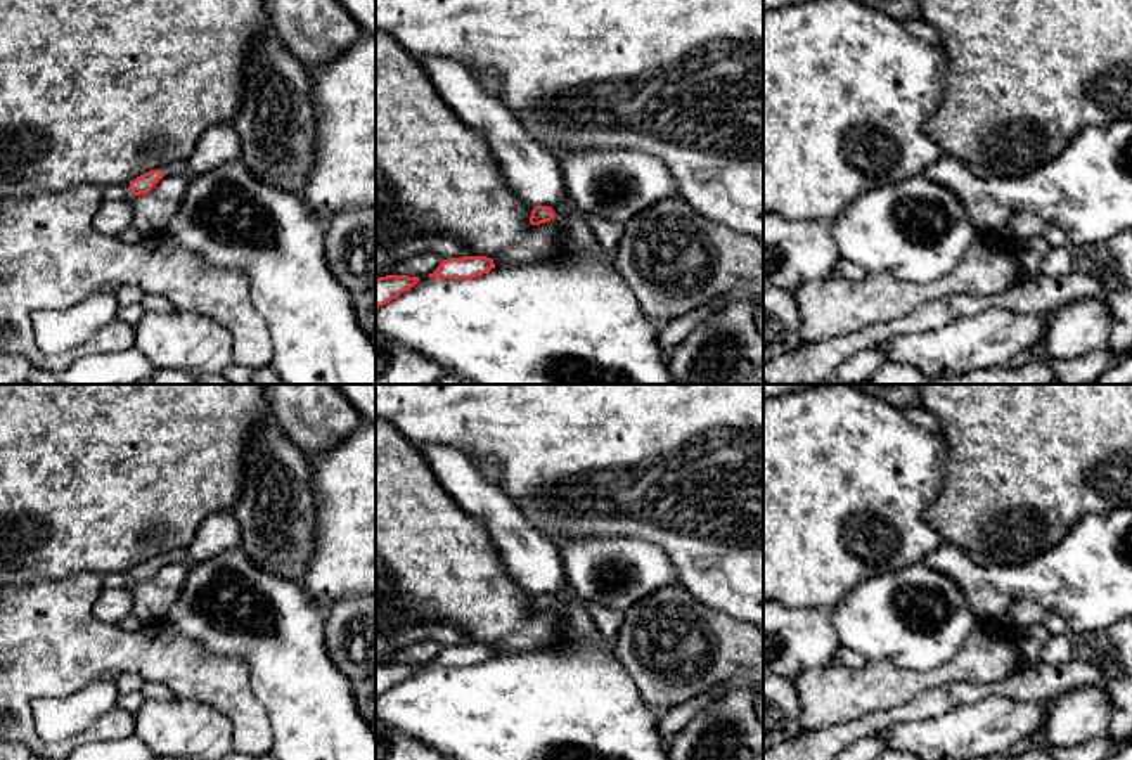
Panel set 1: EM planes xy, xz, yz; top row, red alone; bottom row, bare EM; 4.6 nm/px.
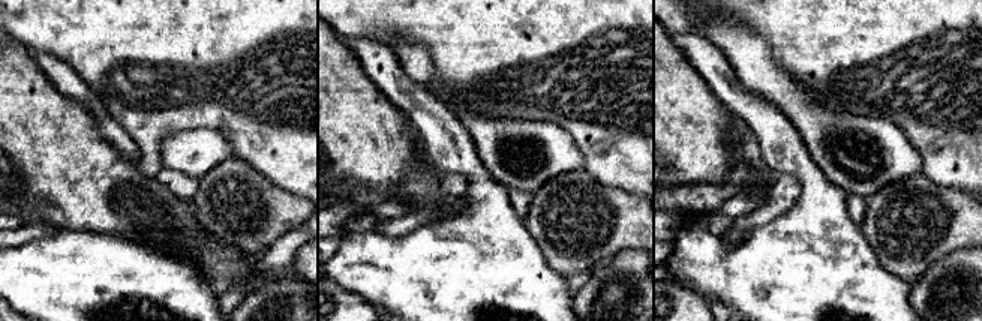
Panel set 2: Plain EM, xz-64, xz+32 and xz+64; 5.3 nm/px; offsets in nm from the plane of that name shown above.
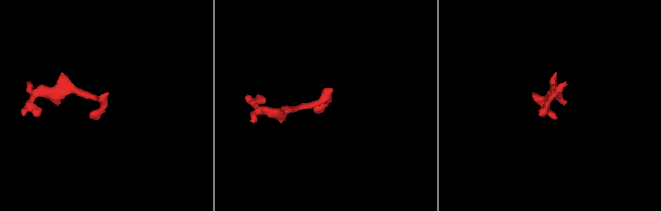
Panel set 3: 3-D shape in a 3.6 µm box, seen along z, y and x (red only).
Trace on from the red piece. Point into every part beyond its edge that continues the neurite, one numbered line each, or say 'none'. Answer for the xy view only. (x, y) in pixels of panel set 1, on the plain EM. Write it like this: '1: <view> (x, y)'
1: xy (179, 554)

